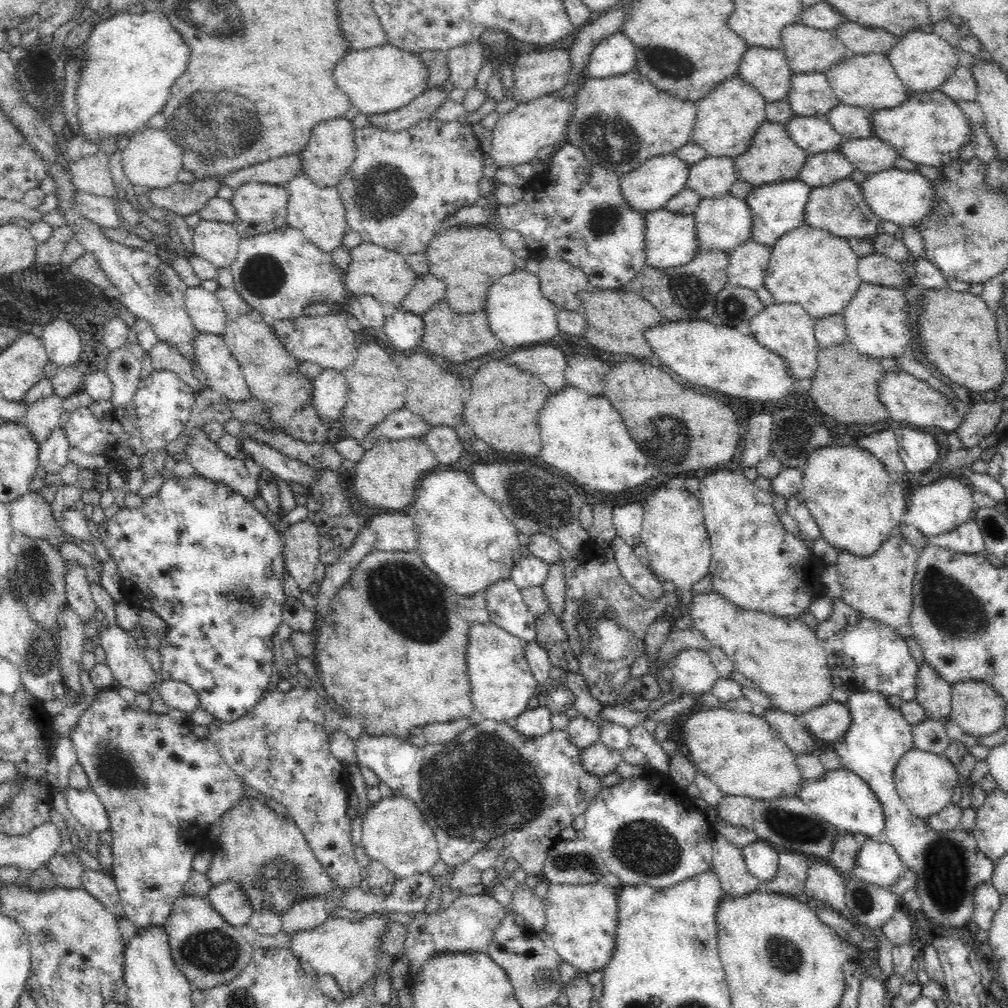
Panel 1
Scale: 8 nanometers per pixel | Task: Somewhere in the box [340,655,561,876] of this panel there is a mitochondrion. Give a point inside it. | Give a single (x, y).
(461, 771)

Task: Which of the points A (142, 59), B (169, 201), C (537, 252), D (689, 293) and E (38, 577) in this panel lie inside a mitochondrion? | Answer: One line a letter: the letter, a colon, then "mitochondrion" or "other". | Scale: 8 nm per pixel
A: other
B: other
C: other
D: mitochondrion
E: mitochondrion

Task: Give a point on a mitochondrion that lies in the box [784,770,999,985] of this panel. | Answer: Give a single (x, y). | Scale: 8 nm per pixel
(946, 861)

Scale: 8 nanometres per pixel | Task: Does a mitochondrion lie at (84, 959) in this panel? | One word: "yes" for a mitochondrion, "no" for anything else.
no

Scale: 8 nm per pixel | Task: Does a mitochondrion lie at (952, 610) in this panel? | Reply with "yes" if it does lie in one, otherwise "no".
yes

